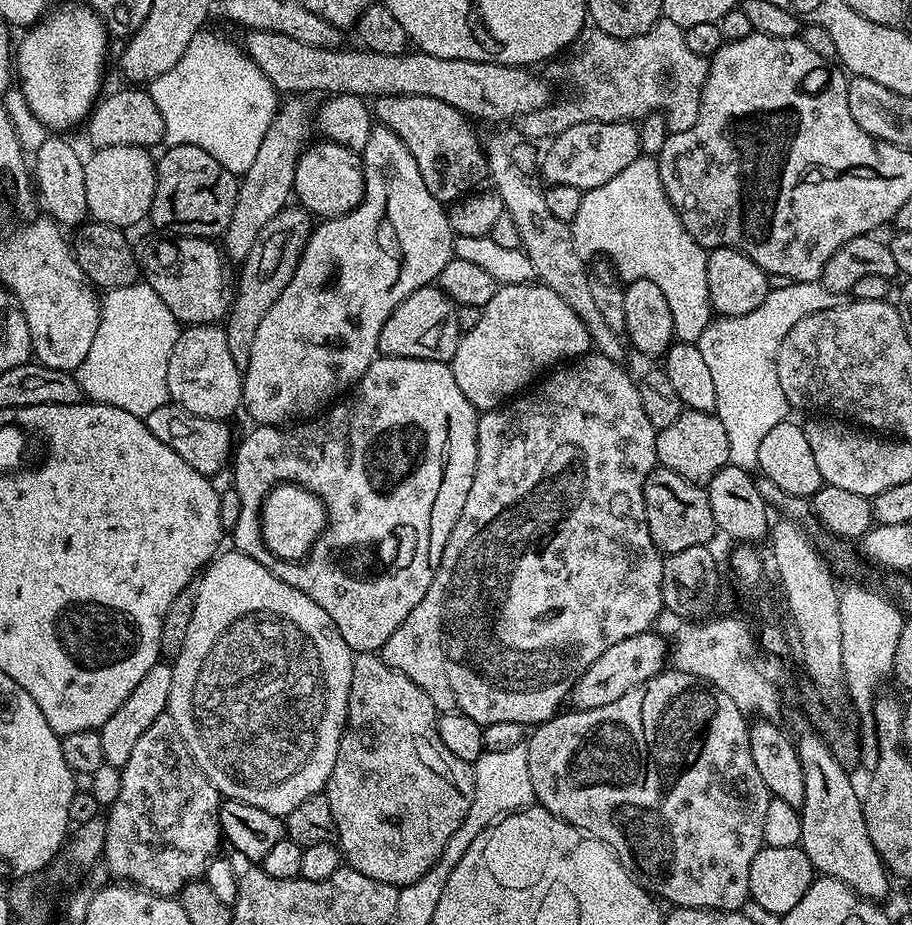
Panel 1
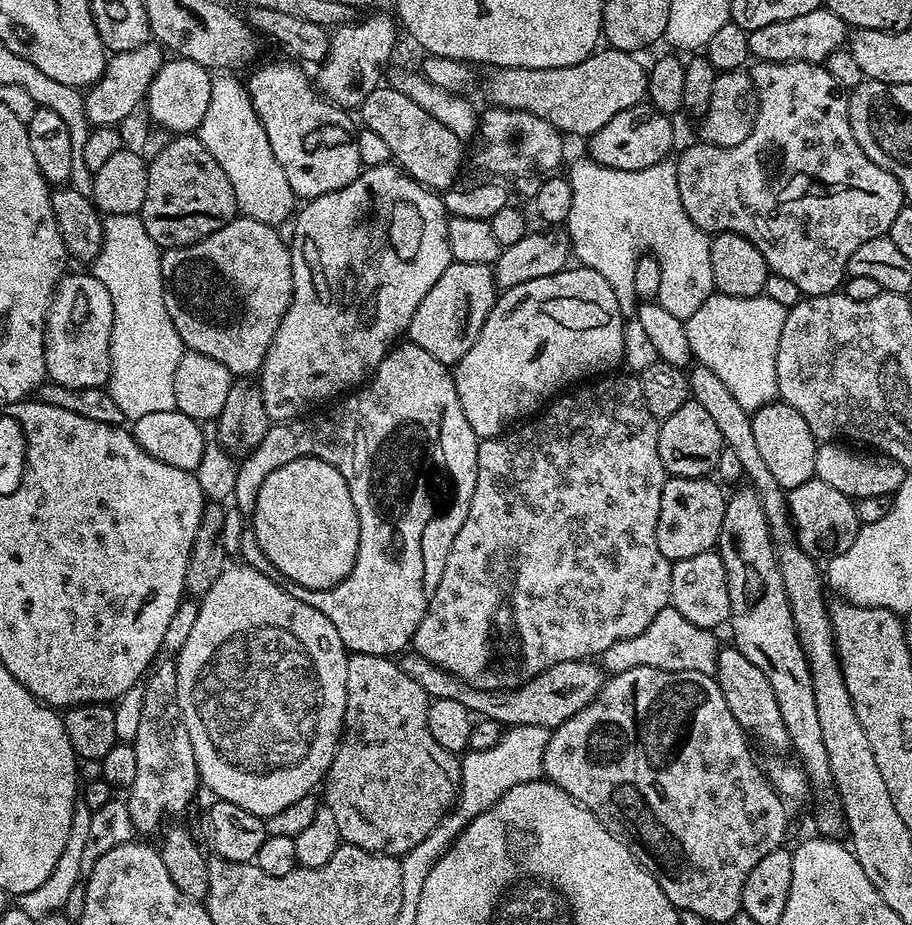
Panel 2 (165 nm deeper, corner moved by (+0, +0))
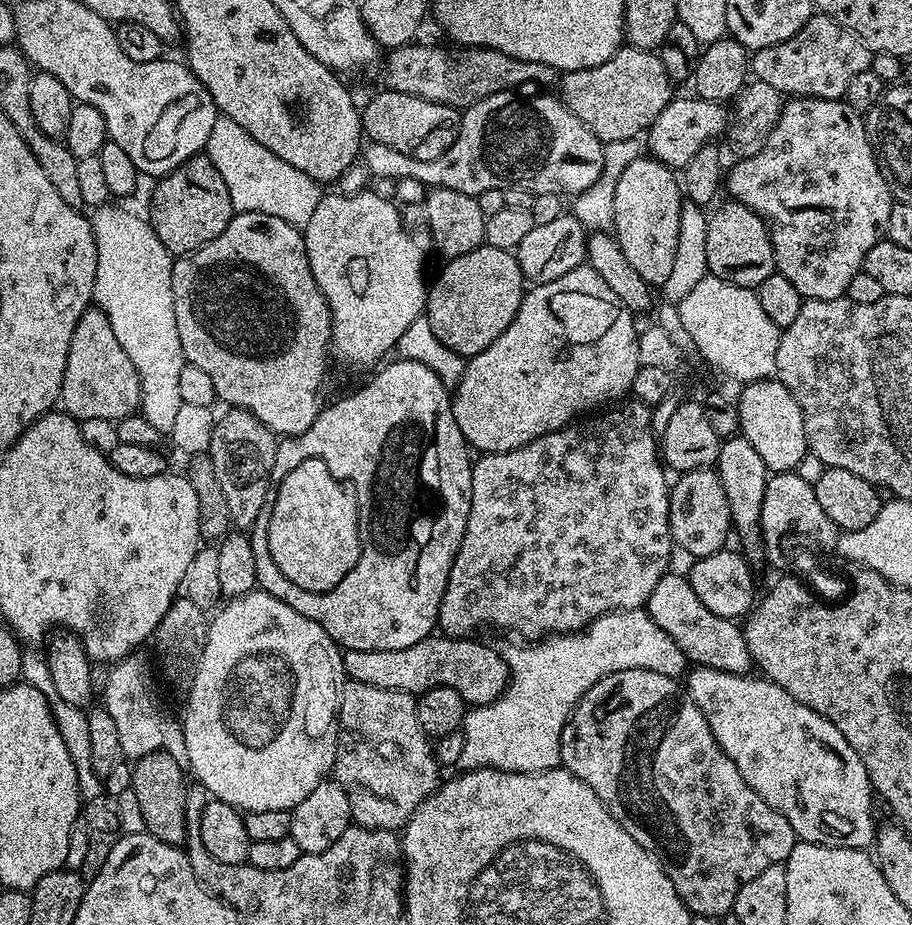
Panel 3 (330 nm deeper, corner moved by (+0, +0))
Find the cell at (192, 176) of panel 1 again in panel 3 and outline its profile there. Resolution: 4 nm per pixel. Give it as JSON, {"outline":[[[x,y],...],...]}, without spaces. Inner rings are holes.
{"outline":[[[207,154],[191,156],[182,162],[174,171],[166,173],[155,181],[156,189],[152,192],[152,216],[150,223],[154,234],[173,254],[187,254],[198,250],[206,242],[218,238],[222,230],[233,218],[230,190],[226,190],[226,182],[222,182],[222,174],[218,174],[218,166],[214,166]]]}

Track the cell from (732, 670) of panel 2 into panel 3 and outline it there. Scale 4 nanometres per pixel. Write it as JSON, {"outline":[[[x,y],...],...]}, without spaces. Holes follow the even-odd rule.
{"outline":[[[675,570],[669,571],[654,586],[654,594],[650,594],[646,611],[674,642],[678,642],[678,650],[693,665],[702,668],[713,668],[723,672],[747,673],[753,667],[752,655],[746,646],[744,629],[737,621],[727,620],[710,611],[698,594],[694,594],[694,586],[690,586],[687,575],[680,576]]]}

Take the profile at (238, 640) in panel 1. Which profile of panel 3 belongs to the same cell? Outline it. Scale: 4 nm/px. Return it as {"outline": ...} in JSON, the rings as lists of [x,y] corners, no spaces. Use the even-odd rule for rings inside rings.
{"outline":[[[263,590],[229,599],[215,615],[208,625],[196,677],[186,692],[188,705],[182,723],[187,767],[190,772],[192,767],[209,797],[226,802],[241,813],[289,811],[318,782],[329,779],[336,766],[334,737],[338,731],[340,691],[346,683],[342,649],[318,622],[302,618],[298,610]]]}

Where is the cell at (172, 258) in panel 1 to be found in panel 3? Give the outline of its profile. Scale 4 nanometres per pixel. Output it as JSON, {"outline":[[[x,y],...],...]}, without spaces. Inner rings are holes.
{"outline":[[[237,212],[233,215],[232,221],[226,226],[226,230],[222,230],[222,234],[218,234],[218,238],[214,238],[210,242],[203,244],[198,250],[181,255],[179,259],[172,265],[172,289],[174,290],[174,318],[178,322],[178,338],[182,338],[182,350],[187,363],[198,366],[198,370],[202,370],[210,377],[210,382],[214,382],[214,390],[217,397],[221,401],[225,400],[228,406],[233,408],[241,408],[254,414],[255,418],[264,423],[277,437],[297,436],[302,434],[302,430],[306,430],[306,426],[310,426],[310,422],[314,422],[314,418],[318,418],[321,408],[326,403],[324,392],[324,379],[328,376],[328,360],[330,361],[330,345],[332,342],[332,311],[328,309],[326,298],[322,294],[322,290],[318,290],[318,282],[314,282],[314,274],[310,270],[310,262],[306,258],[306,246],[304,245],[303,231],[297,225],[290,222],[282,222],[282,218],[274,218],[274,214],[262,214],[261,212]]]}

